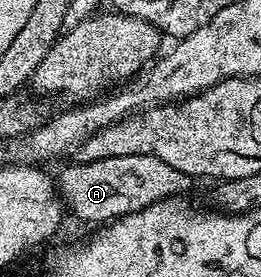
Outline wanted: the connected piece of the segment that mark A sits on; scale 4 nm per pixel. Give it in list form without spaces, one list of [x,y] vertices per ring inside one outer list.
[[[110,156],[93,162],[73,162],[73,166],[61,172],[60,178],[58,174],[56,189],[71,217],[73,214],[84,222],[107,224],[142,208],[150,208],[150,204],[184,196],[194,186],[189,174],[178,172],[178,168],[170,168],[170,164],[166,164],[166,160],[158,160],[158,156]]]

